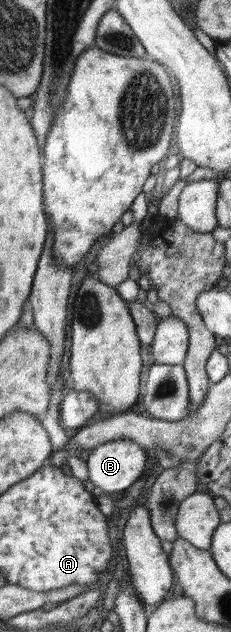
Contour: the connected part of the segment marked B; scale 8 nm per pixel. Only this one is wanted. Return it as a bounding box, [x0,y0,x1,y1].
[86,440,146,494]

